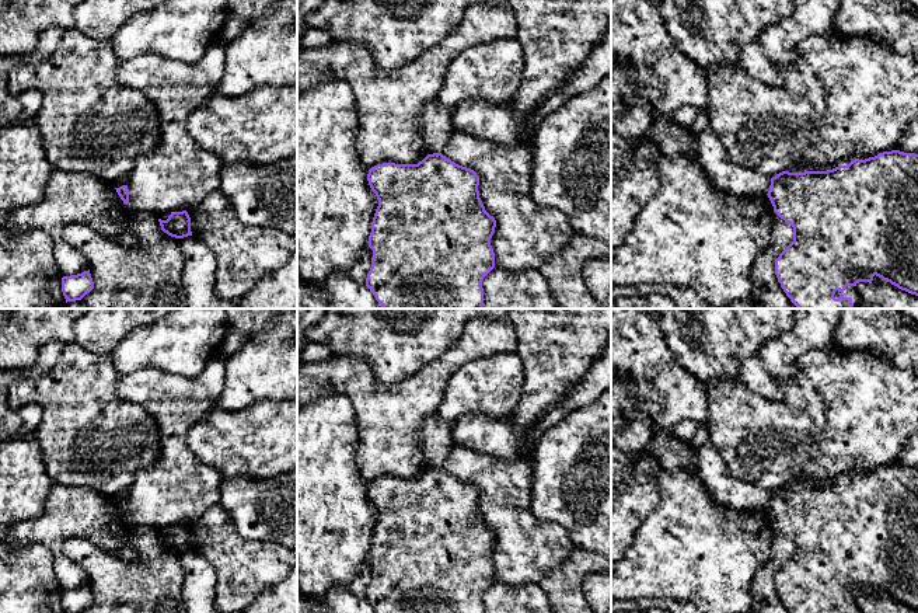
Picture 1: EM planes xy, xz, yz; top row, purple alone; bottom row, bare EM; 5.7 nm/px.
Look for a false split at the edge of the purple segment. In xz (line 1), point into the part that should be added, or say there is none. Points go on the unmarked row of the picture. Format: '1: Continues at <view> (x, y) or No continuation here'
1: No continuation here

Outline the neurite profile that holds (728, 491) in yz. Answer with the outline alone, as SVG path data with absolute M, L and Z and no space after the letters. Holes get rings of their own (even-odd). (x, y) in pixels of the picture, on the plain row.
M712 445L698 450L698 470L712 498L725 508L767 509L771 491L732 477L722 456Z

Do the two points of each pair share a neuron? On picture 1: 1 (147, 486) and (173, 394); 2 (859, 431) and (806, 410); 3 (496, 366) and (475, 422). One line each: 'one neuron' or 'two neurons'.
1: one neuron
2: one neuron
3: two neurons

